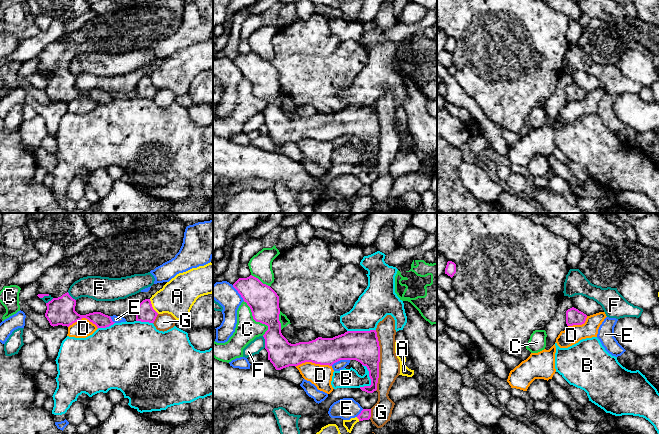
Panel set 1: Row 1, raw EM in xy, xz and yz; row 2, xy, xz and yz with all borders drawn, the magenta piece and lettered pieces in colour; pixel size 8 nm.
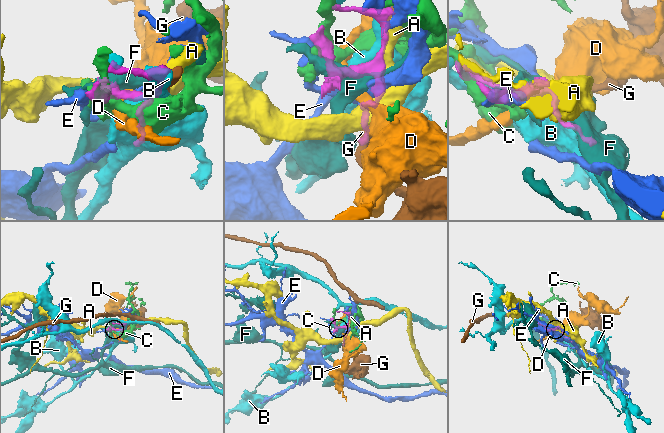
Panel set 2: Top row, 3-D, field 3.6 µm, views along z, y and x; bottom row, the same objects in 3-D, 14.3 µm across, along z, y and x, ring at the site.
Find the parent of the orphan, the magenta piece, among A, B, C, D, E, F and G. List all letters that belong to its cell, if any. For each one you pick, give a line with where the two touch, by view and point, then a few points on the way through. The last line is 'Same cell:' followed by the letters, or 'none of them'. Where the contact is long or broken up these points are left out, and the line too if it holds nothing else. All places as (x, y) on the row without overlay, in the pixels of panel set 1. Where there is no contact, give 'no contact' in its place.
Same cell: none of them

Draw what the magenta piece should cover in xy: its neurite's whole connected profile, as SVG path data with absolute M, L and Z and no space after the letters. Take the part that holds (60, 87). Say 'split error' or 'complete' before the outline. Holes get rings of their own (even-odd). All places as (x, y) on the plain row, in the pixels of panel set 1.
split error; M154 0L150 4L142 4L134 7L120 9L115 12L108 12L105 14L97 14L94 18L86 22L79 30L73 32L68 36L61 36L54 42L49 43L37 56L38 67L37 72L43 74L44 72L51 72L53 75L46 79L47 86L45 93L51 102L67 102L81 96L88 95L95 100L97 104L106 104L113 101L111 93L101 88L93 88L86 91L80 91L75 87L76 76L73 75L68 66L70 62L77 56L87 52L101 52L109 54L121 54L131 52L134 50L145 50L154 46L156 43L171 36L179 28L184 14L184 8L187 1L185 0Z

